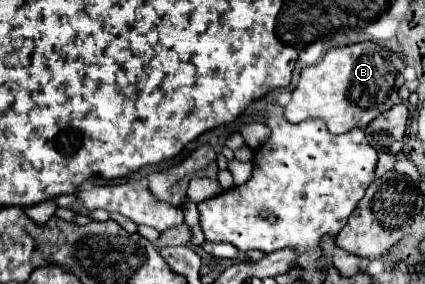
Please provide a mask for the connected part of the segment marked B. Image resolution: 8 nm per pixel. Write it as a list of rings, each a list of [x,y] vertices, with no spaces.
[[[375,43],[333,47],[321,63],[301,71],[301,81],[295,87],[283,115],[289,123],[321,119],[333,135],[347,133],[353,127],[367,127],[375,117],[401,101],[395,93],[401,69],[403,61]]]

